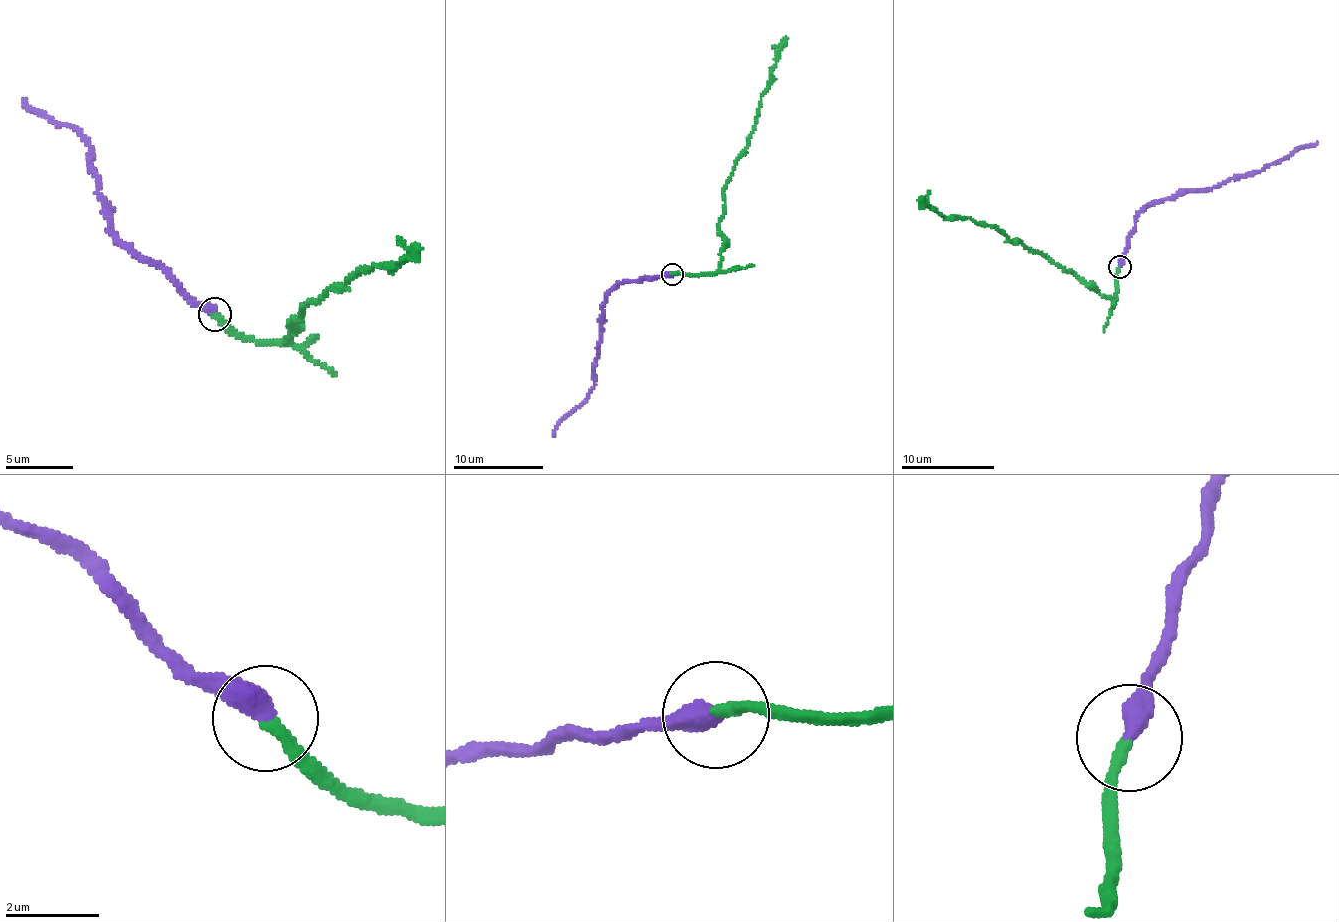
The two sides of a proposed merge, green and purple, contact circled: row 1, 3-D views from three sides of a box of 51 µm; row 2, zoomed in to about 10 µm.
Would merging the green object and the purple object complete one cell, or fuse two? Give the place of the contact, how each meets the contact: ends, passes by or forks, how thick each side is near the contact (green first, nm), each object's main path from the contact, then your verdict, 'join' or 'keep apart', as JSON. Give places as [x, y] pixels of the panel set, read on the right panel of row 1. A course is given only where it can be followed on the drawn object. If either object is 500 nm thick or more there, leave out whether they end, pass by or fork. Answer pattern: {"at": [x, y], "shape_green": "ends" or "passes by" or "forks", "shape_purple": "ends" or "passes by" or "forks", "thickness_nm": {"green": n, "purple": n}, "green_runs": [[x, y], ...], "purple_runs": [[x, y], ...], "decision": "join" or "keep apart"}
{"at": [1119, 266], "shape_green": "ends", "shape_purple": "ends", "thickness_nm": {"green": 240, "purple": 480}, "green_runs": [[1119, 266], [1115, 298], [1111, 298], [993, 227], [977, 225], [968, 218], [943, 217], [917, 200]], "purple_runs": [[1119, 266], [1136, 218], [1149, 204], [1167, 197], [1207, 191], [1232, 177], [1264, 170], [1317, 141]], "decision": "keep apart"}

